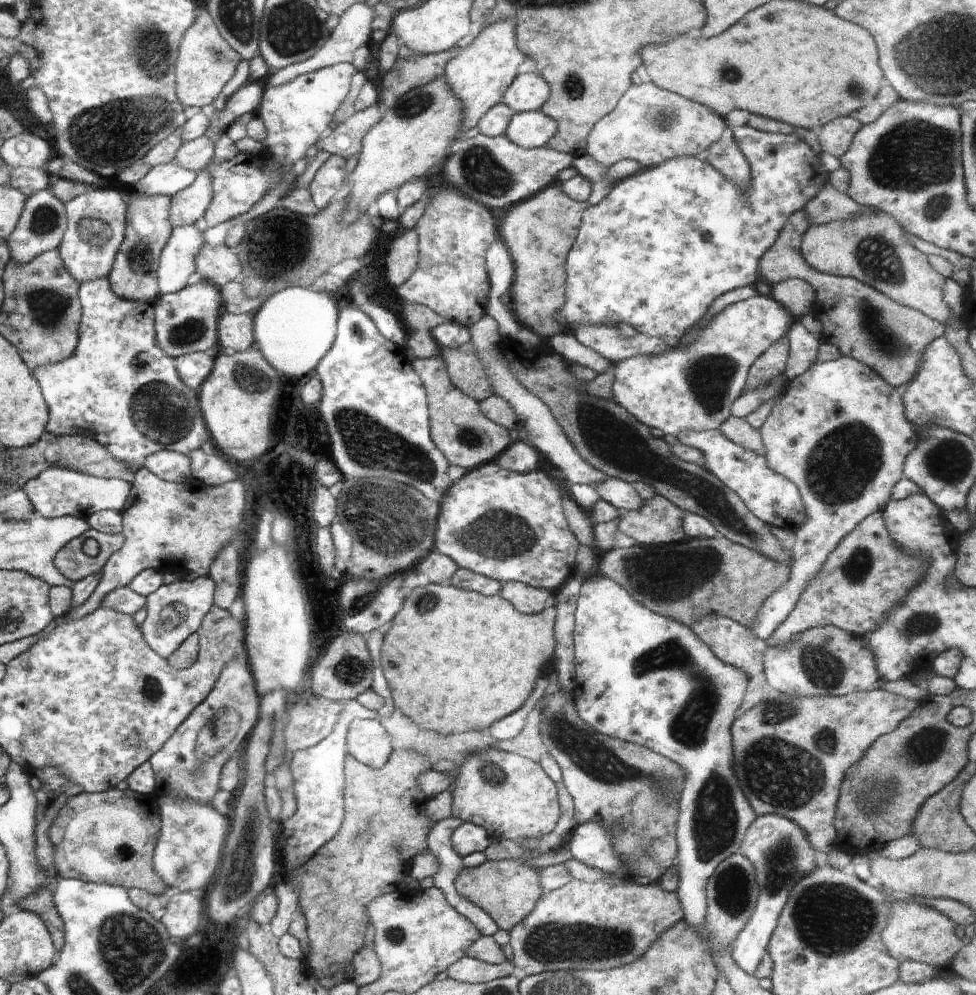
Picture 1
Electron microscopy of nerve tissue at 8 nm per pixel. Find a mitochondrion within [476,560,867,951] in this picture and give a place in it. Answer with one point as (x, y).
(777, 768)

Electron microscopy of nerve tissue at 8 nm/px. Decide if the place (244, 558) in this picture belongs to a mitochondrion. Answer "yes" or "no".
no

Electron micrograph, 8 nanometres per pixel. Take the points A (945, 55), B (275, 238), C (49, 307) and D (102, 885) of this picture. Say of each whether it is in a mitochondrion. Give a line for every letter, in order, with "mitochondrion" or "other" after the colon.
A: mitochondrion
B: mitochondrion
C: mitochondrion
D: other

